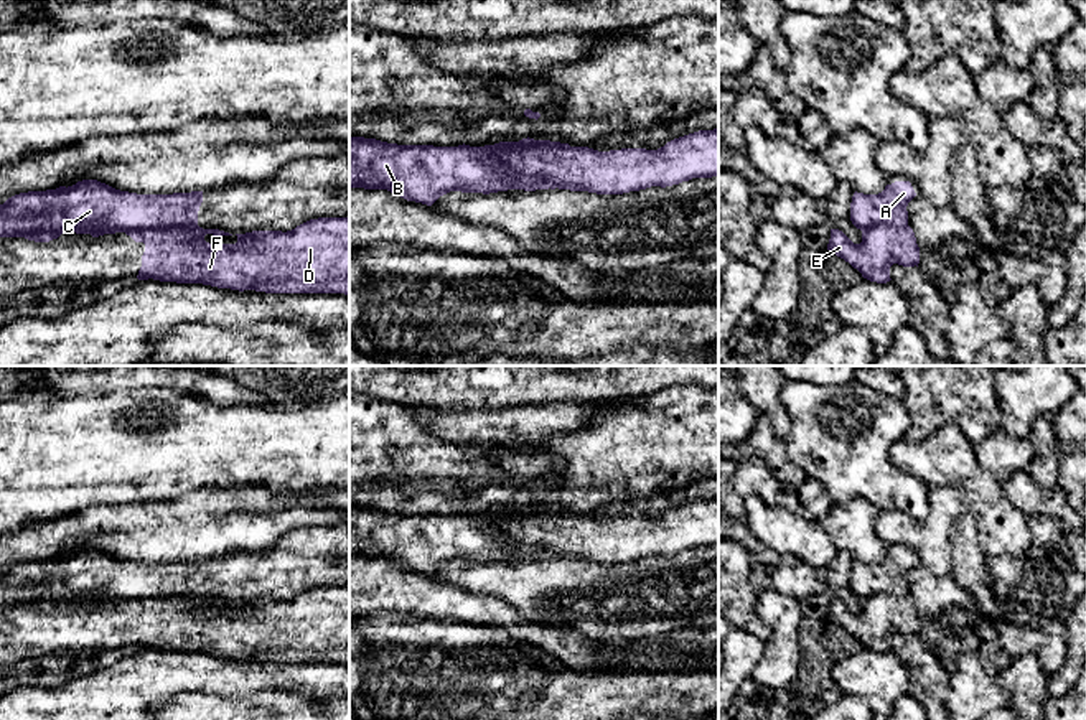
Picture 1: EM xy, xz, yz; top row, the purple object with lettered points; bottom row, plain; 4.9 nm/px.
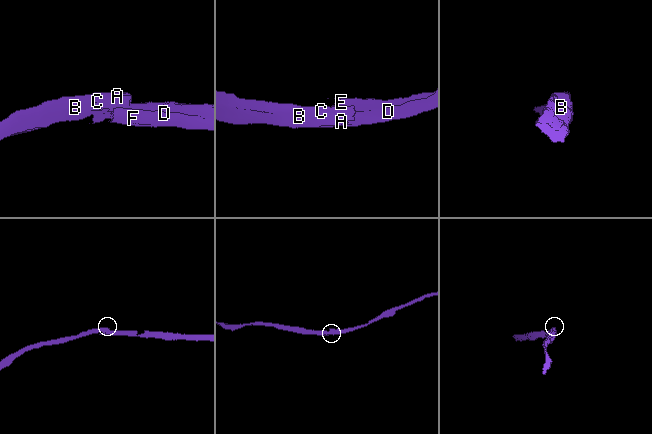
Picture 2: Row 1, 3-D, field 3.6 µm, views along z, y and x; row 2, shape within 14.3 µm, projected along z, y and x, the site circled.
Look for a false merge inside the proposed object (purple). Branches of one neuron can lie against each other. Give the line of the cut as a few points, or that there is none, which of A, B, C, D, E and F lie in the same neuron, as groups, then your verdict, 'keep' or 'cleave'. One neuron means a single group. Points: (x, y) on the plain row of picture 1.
xz (549, 509), (498, 521), (514, 546), (511, 557) | A B C / D E F | cleave

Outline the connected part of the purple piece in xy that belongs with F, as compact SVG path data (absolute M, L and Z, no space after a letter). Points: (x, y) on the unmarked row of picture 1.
M349 587L310 588L292 600L252 600L236 603L236 613L209 613L206 603L232 605L199 595L125 600L145 613L138 649L203 652L231 659L265 662L344 662L349 664Z

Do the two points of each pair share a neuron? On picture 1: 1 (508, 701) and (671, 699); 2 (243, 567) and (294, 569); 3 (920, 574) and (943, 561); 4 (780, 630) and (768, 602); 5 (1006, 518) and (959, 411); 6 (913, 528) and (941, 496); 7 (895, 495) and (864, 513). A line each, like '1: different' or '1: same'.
1: same
2: same
3: different
4: same
5: different
6: same
7: different

